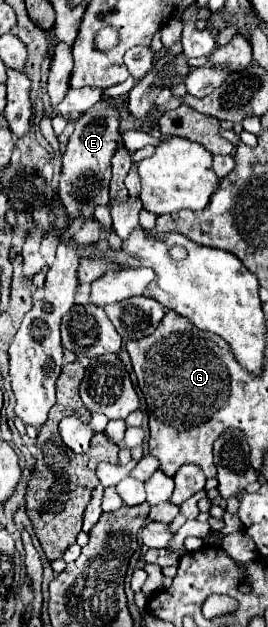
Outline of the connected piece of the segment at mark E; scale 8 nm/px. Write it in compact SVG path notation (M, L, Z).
M98 102L86 110L78 120L72 136L68 138L66 152L62 156L60 174L60 198L64 208L78 208L82 216L92 216L98 204L108 204L108 184L110 184L110 158L116 148L122 148L122 136L118 132L120 114L110 102Z

